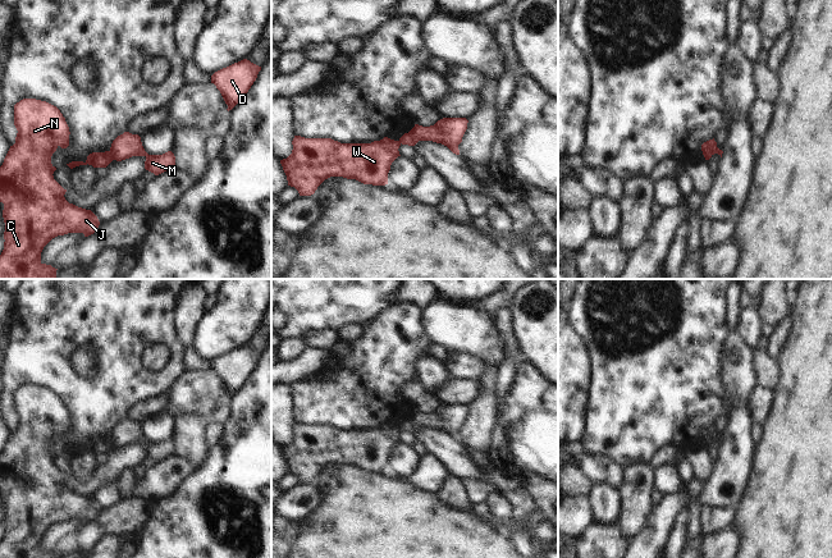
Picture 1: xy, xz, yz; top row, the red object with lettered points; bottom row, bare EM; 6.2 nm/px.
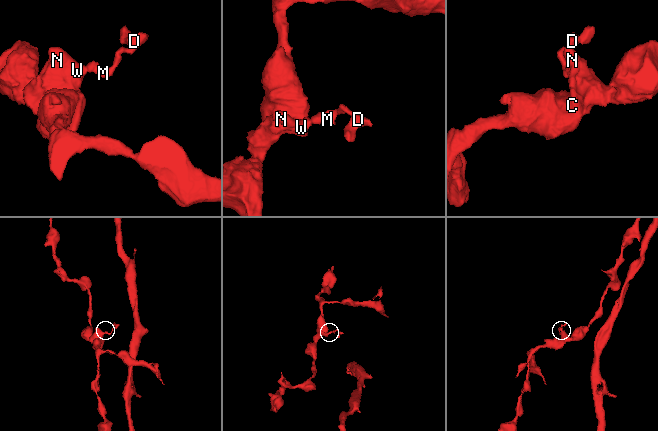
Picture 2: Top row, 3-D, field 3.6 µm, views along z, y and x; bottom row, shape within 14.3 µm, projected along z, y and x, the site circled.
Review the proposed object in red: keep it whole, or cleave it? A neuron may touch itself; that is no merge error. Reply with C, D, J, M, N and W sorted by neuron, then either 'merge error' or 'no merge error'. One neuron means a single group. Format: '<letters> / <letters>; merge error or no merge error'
C J N W / D M; merge error

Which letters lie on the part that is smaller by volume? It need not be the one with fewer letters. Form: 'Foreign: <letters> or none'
Foreign: D, M

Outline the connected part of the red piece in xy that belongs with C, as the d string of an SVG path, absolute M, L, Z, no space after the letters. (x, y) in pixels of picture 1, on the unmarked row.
M23 385L14 392L14 412L18 417L15 430L10 433L3 452L0 453L0 489L4 490L3 504L5 509L4 536L0 541L0 558L56 558L51 552L41 549L44 534L55 523L68 520L93 521L100 508L91 498L69 490L64 476L55 466L56 454L51 450L51 443L60 433L69 433L69 413L60 397L41 387Z

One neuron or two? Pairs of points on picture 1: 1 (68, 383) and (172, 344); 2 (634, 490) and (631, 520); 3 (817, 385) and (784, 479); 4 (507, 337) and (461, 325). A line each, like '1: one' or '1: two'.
1: one
2: one
3: one
4: two

